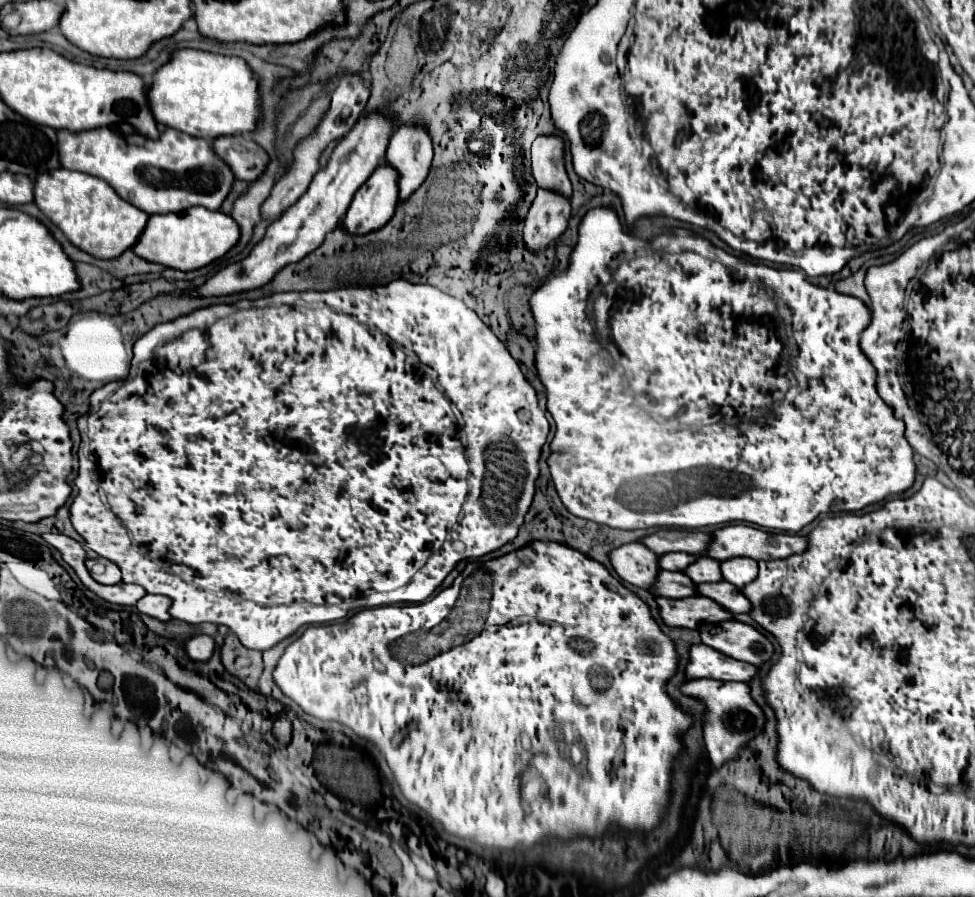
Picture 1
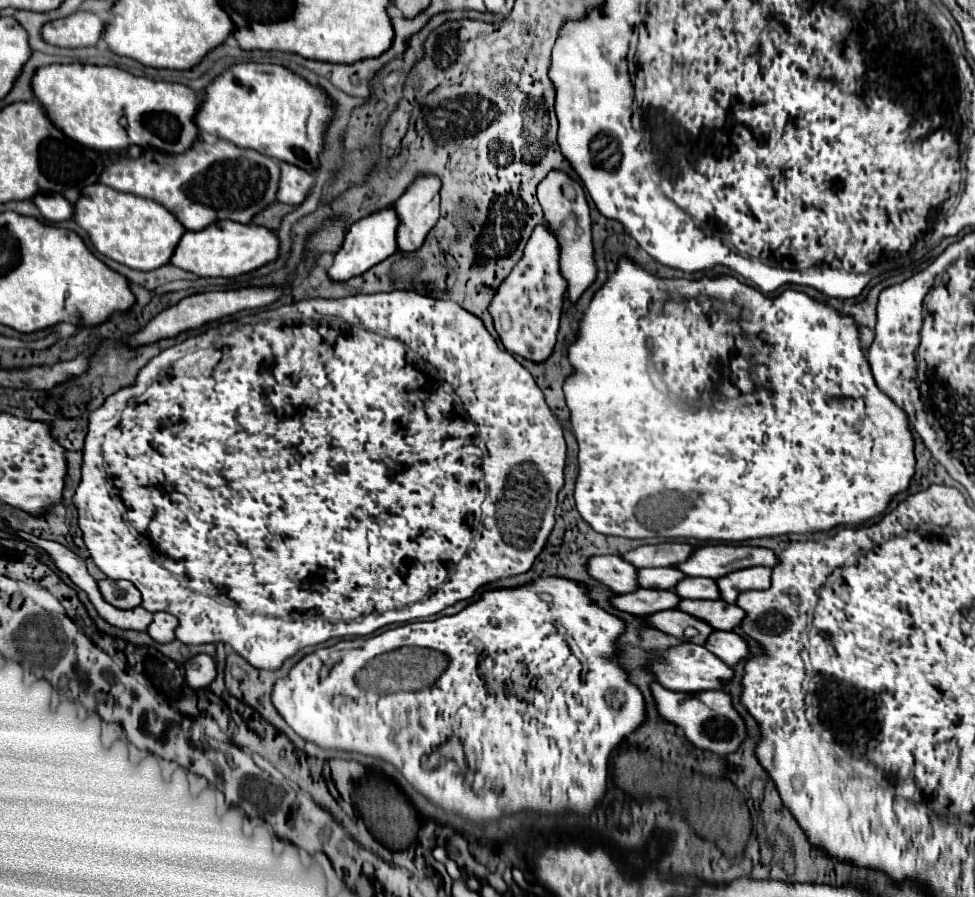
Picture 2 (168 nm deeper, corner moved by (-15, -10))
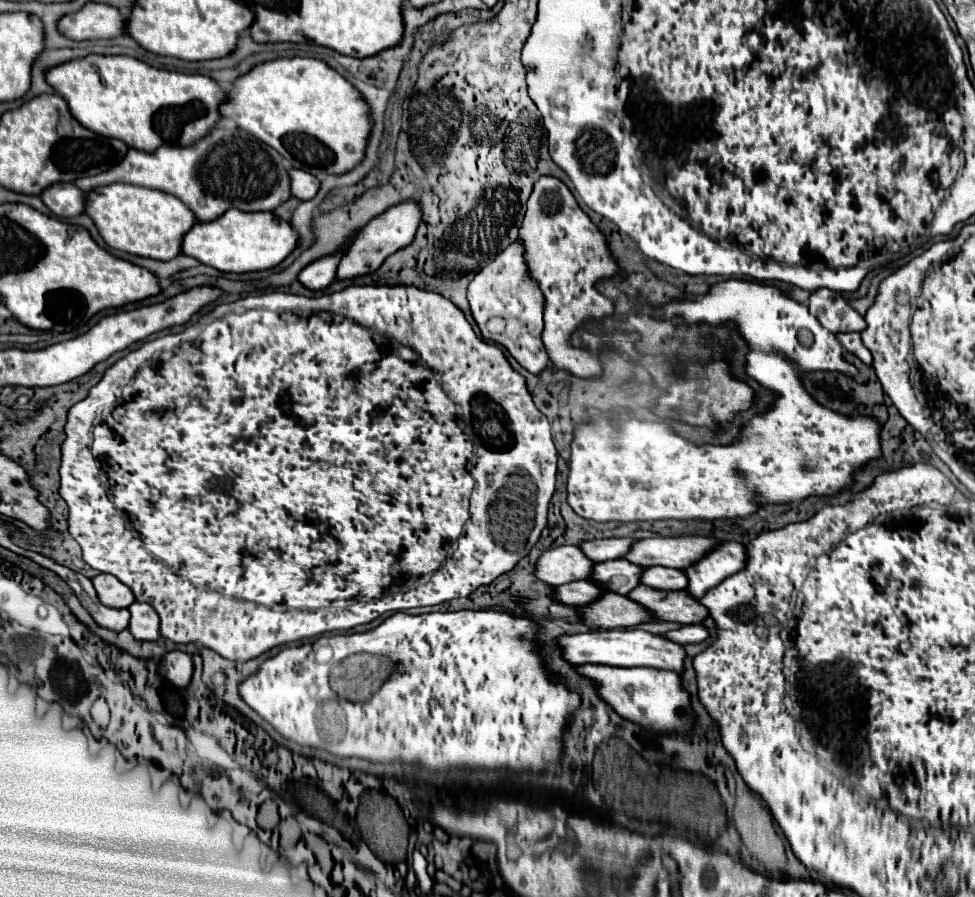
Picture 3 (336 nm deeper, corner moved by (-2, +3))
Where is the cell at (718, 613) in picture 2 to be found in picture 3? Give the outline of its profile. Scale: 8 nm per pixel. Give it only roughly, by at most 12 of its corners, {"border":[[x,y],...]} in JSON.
{"border":[[640,584],[628,598],[658,620],[700,624],[706,606],[686,590],[662,592]]}

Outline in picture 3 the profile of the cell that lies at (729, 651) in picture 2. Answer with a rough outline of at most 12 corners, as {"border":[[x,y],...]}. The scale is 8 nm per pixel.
{"border":[[702,624],[666,632],[678,644],[698,644],[708,638]]}

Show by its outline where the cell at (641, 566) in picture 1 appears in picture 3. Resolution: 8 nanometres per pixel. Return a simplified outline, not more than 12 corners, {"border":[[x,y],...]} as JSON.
{"border":[[578,546],[538,558],[536,576],[552,586],[590,580],[594,562]]}

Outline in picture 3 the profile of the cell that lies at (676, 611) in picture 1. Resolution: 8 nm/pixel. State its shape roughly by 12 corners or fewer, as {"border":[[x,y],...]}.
{"border":[[606,592],[582,606],[592,628],[614,630],[652,622],[628,596]]}

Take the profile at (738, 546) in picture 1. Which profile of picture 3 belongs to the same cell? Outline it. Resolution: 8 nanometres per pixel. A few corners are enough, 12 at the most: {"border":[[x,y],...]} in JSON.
{"border":[[708,536],[638,540],[624,556],[684,570],[720,542]]}

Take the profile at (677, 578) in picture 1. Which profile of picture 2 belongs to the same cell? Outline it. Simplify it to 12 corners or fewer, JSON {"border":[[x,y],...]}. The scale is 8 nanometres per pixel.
{"border":[[639,589],[609,601],[645,617],[679,603],[673,591]]}

